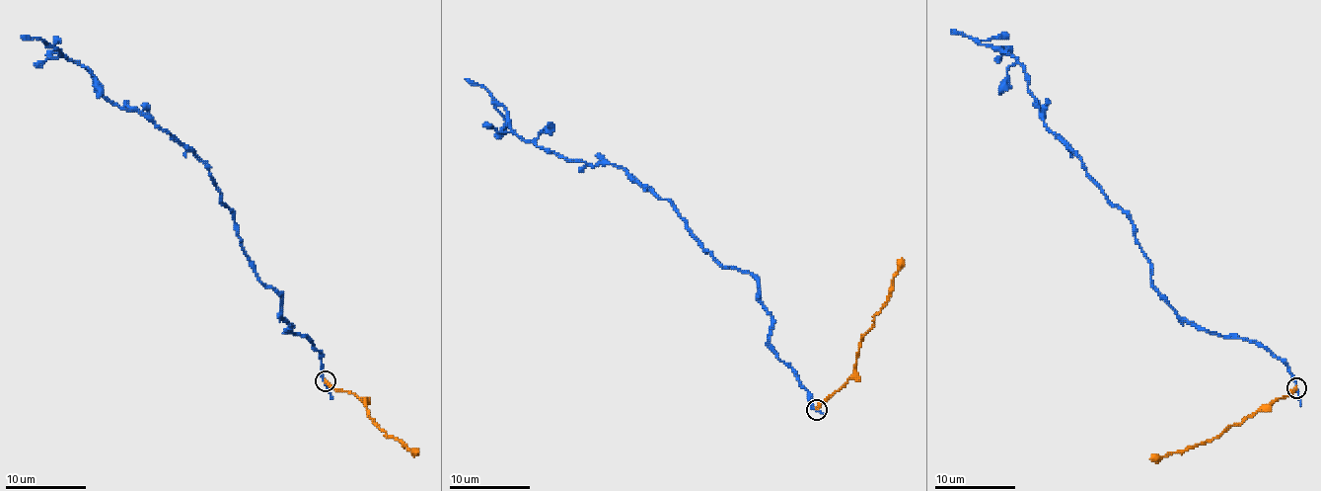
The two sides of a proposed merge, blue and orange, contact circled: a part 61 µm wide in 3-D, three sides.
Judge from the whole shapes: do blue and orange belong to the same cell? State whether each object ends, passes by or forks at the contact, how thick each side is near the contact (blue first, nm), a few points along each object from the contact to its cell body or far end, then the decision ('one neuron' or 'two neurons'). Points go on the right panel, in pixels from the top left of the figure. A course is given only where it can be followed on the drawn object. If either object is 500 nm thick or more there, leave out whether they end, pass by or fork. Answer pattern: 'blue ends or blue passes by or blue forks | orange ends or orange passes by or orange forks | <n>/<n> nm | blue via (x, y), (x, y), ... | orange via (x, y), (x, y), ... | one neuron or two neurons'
blue passes by | orange ends | 130/280 nm | blue via (1296, 387), (1254, 343), (1200, 330), (1167, 303), (1131, 219), (1046, 127), (1027, 74), (951, 30) | orange via (1296, 387), (1286, 396), (1276, 398), (1264, 411), (1256, 411), (1240, 423), (1226, 427), (1216, 438), (1149, 458) | two neurons

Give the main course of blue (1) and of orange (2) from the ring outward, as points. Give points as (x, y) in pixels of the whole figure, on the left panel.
1: (325, 380), (322, 355), (286, 331), (283, 299), (259, 280), (209, 169), (112, 105), (83, 67), (21, 36)
2: (325, 380), (335, 389), (350, 391), (364, 404), (372, 421), (383, 431), (416, 452)

